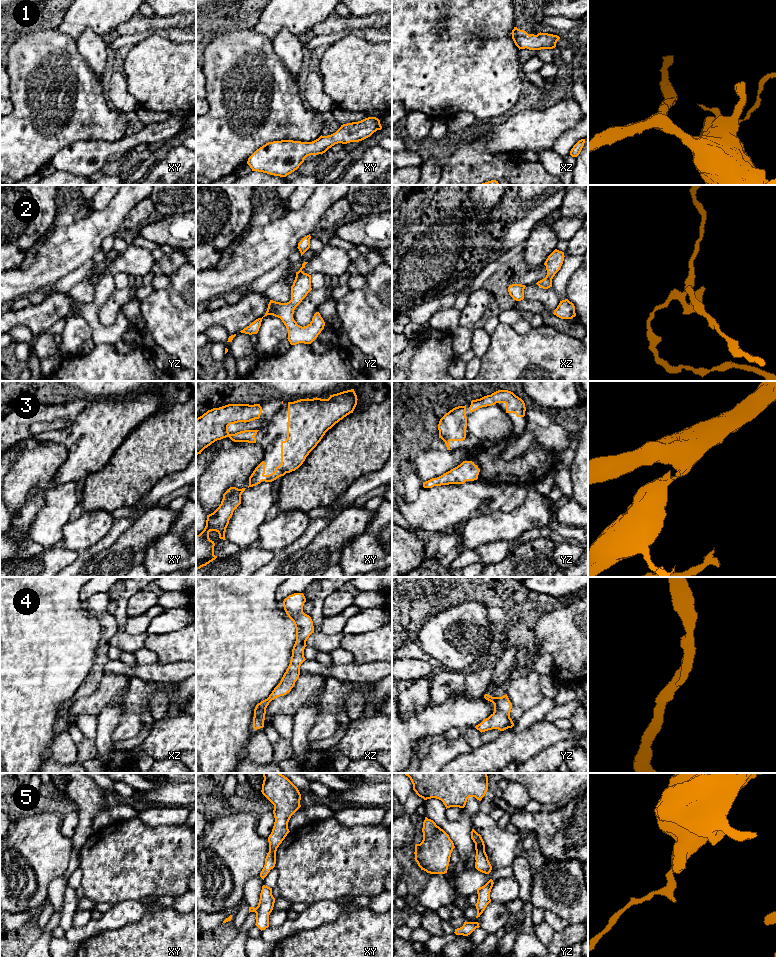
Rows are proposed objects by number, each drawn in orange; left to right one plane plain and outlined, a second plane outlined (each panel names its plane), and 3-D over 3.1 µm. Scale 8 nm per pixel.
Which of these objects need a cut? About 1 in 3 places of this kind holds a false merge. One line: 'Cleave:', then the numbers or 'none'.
Cleave: 5

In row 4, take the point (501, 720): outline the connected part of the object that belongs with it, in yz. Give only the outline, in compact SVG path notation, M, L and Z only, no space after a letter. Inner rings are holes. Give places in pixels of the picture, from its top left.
M485 694L484 698L494 704L494 712L480 724L476 725L475 728L481 733L492 729L504 731L508 728L512 728L514 726L510 718L512 703L507 694L502 697L492 697Z

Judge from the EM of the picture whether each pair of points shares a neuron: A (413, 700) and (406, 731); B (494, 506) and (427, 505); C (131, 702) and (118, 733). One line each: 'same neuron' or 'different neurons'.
A: different neurons
B: same neuron
C: same neuron

